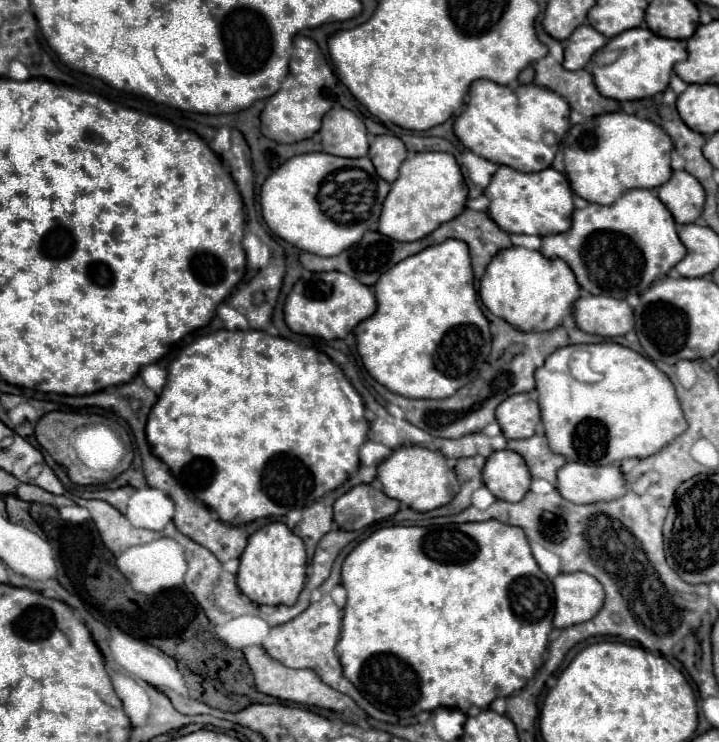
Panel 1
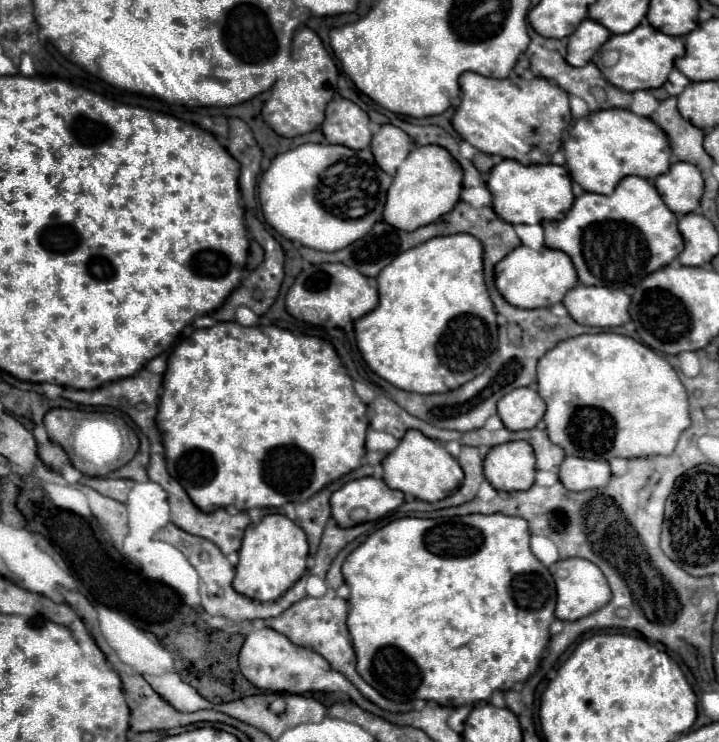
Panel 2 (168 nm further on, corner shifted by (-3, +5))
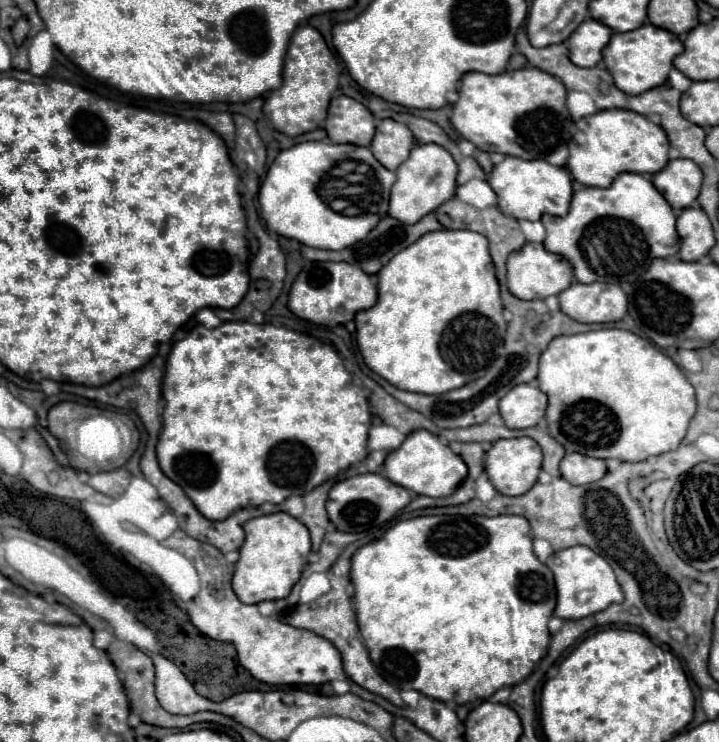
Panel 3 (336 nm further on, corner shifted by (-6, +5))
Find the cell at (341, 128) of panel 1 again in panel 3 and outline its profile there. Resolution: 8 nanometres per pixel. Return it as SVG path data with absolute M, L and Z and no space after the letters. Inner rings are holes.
M337 96L329 104L325 130L335 144L369 146L375 134L373 114L349 96Z

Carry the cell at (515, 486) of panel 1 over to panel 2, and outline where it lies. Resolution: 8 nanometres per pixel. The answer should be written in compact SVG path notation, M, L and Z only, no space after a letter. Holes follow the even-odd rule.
M506 442L488 452L484 458L484 474L496 490L528 490L534 484L534 462L534 450L528 442Z

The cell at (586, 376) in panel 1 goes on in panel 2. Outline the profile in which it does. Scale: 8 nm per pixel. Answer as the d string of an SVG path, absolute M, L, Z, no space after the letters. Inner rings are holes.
M614 332L582 334L548 350L538 362L538 394L548 406L546 432L554 444L566 450L566 456L612 460L672 454L680 434L690 426L688 396L676 370L646 344Z

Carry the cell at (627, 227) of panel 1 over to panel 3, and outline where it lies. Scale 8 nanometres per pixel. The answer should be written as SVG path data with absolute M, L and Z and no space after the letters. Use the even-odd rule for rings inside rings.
M633 172L619 174L609 188L583 188L575 192L567 216L543 216L541 222L547 232L543 242L545 248L551 254L561 254L573 266L573 274L579 282L633 282L633 274L641 276L653 258L671 258L681 246L675 230L675 214L669 202L661 198L647 178Z

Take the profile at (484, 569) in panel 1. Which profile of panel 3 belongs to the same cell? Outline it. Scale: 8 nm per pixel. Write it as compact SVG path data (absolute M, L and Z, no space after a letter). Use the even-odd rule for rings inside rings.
M421 516L411 520L401 520L391 526L381 540L373 540L361 546L351 558L351 582L354 586L354 610L356 611L359 636L367 644L371 662L379 670L379 674L397 686L413 686L413 690L423 692L429 698L449 702L449 704L469 704L475 700L487 700L503 686L515 686L525 680L533 664L543 658L547 652L551 634L547 630L547 622L555 610L555 582L551 570L539 562L533 554L531 546L531 526L523 516Z

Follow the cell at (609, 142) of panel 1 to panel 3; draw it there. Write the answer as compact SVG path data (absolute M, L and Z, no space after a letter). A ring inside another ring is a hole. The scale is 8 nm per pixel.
M599 110L593 116L575 122L575 134L569 142L569 158L565 168L583 186L607 188L621 172L655 174L667 164L669 140L661 126L631 110Z

